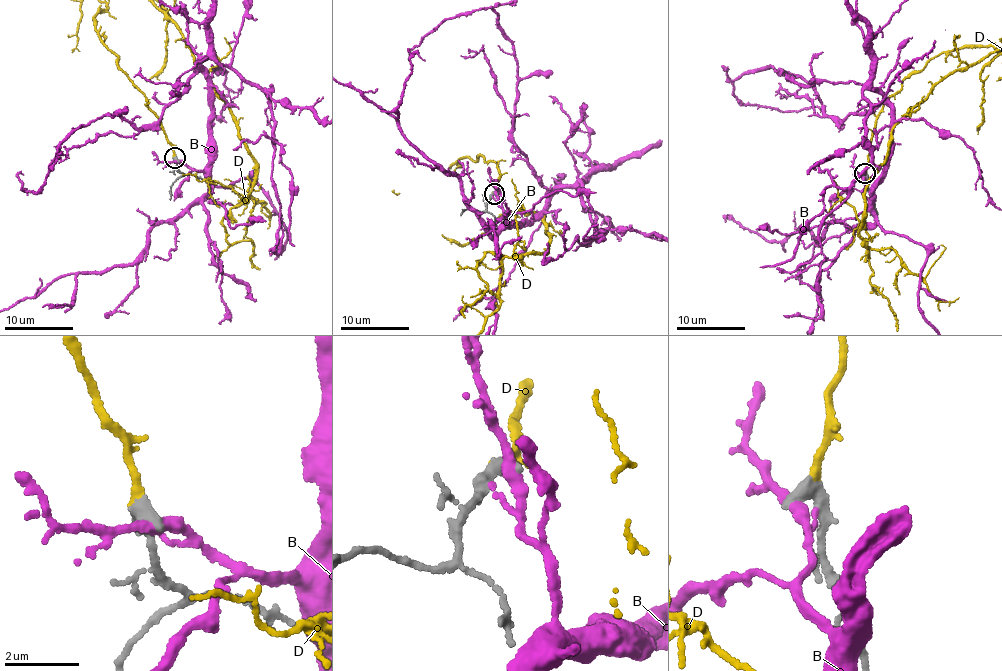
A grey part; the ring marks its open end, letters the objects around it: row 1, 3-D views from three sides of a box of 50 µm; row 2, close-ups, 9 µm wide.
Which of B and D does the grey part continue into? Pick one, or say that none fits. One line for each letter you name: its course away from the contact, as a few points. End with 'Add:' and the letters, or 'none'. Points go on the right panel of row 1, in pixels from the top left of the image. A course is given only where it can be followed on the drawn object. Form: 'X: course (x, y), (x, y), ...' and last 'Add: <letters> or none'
Add: D

